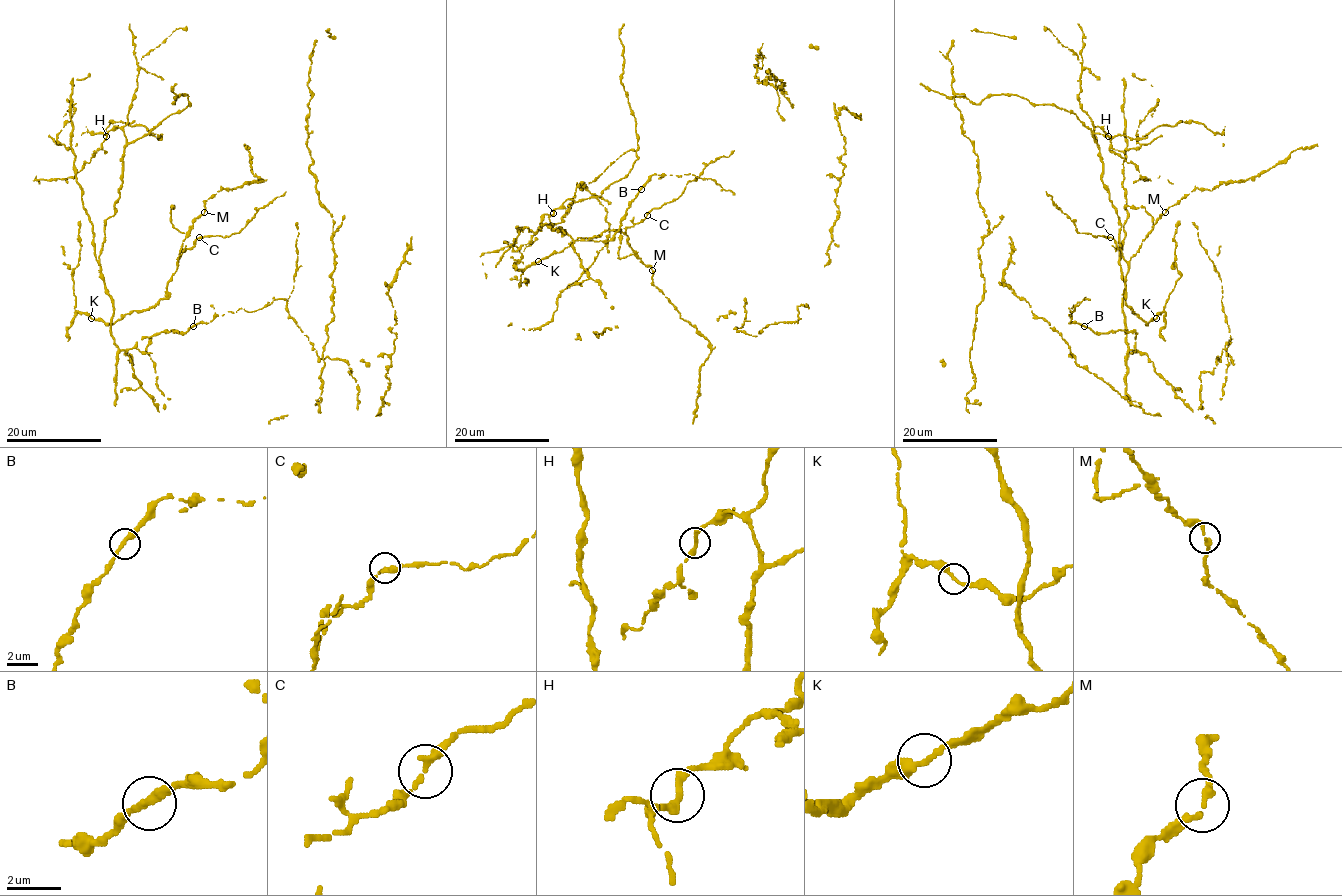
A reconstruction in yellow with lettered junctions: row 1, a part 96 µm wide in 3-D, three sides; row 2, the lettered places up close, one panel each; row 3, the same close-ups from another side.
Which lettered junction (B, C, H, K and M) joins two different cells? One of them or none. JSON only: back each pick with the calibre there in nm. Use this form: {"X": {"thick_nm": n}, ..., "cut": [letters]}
{"cut": []}

